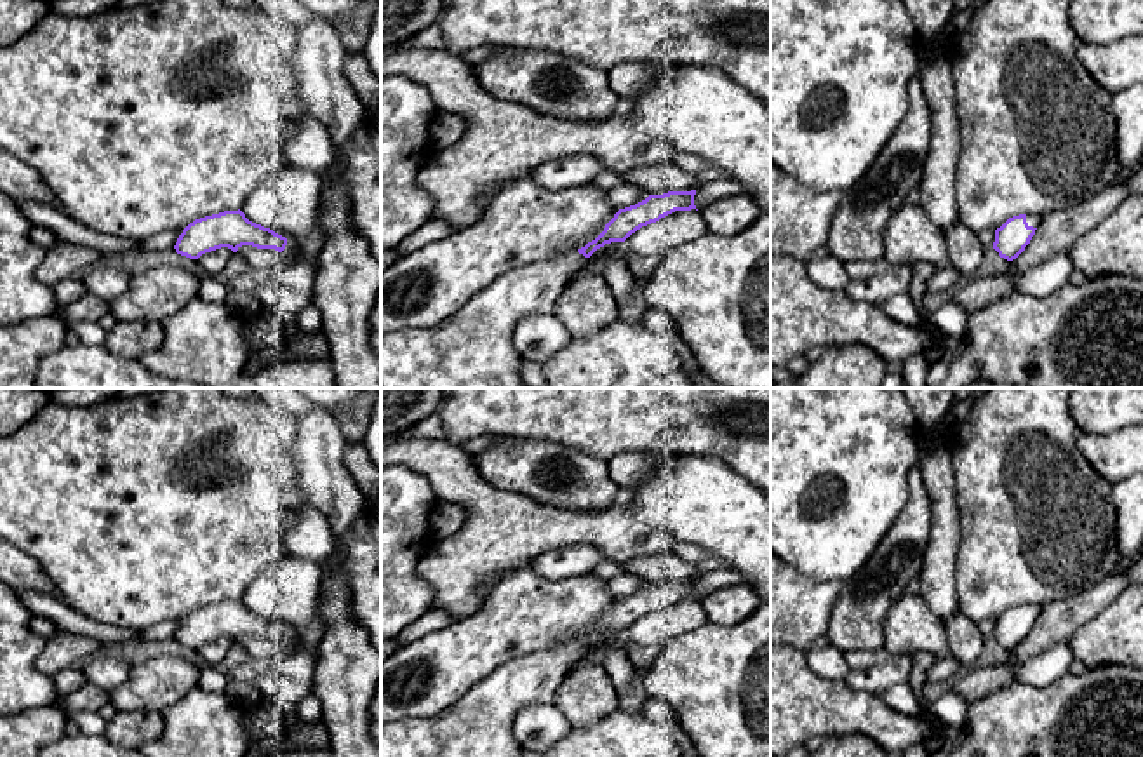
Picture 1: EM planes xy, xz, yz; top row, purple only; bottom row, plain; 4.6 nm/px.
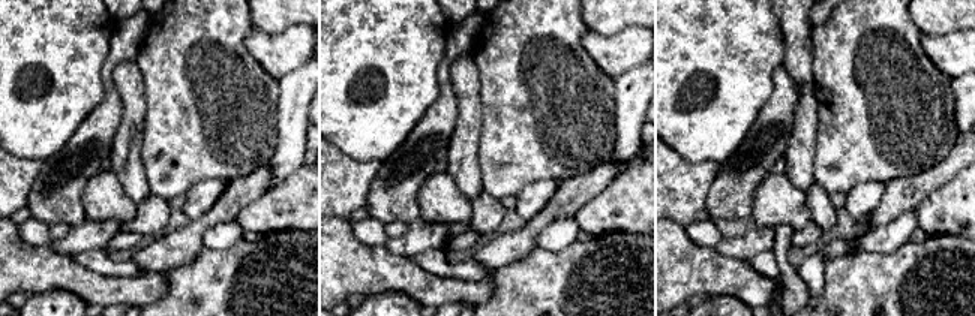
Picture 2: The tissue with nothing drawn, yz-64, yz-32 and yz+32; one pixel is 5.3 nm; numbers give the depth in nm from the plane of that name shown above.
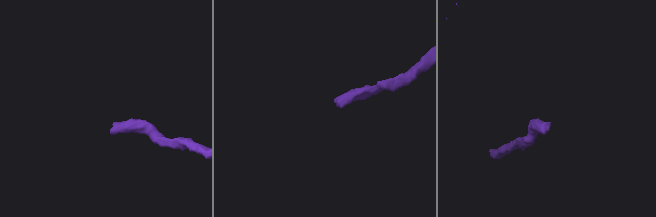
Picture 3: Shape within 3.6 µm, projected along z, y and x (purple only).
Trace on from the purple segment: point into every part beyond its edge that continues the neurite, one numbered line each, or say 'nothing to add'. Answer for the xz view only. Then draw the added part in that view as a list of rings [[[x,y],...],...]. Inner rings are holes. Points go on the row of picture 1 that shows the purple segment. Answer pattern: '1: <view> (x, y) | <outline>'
1: xz (472, 348) | [[[569,249],[557,258],[517,266],[442,322],[381,334],[381,388],[527,388],[520,379],[524,358],[511,343],[513,327],[525,317],[553,313],[583,261],[583,254]]]

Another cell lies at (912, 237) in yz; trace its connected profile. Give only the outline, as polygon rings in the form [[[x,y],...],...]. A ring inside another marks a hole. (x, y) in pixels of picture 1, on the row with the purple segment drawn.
[[[903,204],[884,231],[884,259],[892,265],[948,265],[948,238],[920,204]]]

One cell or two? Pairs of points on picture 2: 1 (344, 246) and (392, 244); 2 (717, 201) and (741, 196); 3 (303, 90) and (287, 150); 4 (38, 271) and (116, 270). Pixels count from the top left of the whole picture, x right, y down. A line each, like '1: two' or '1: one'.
1: two
2: one
3: one
4: two

